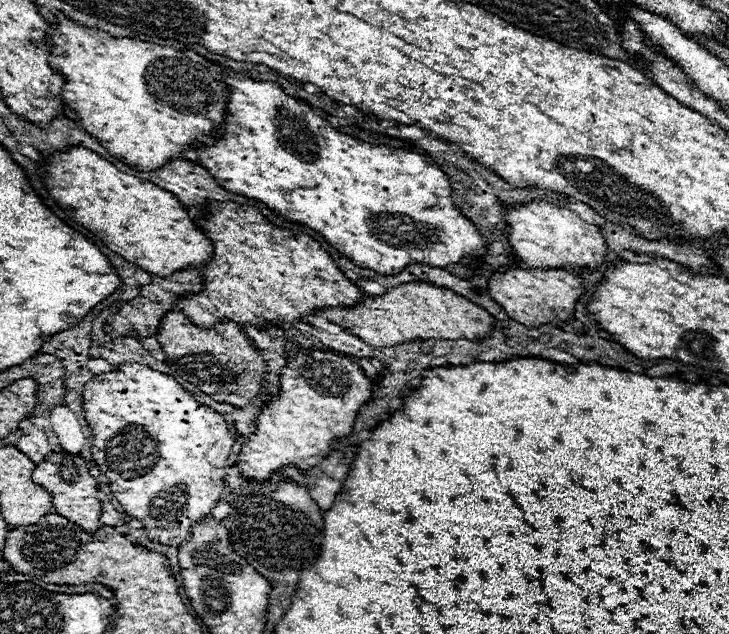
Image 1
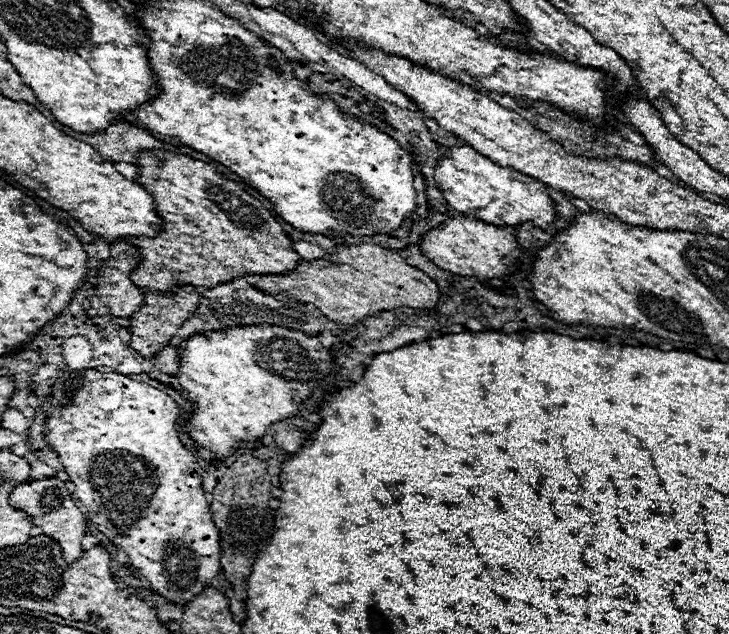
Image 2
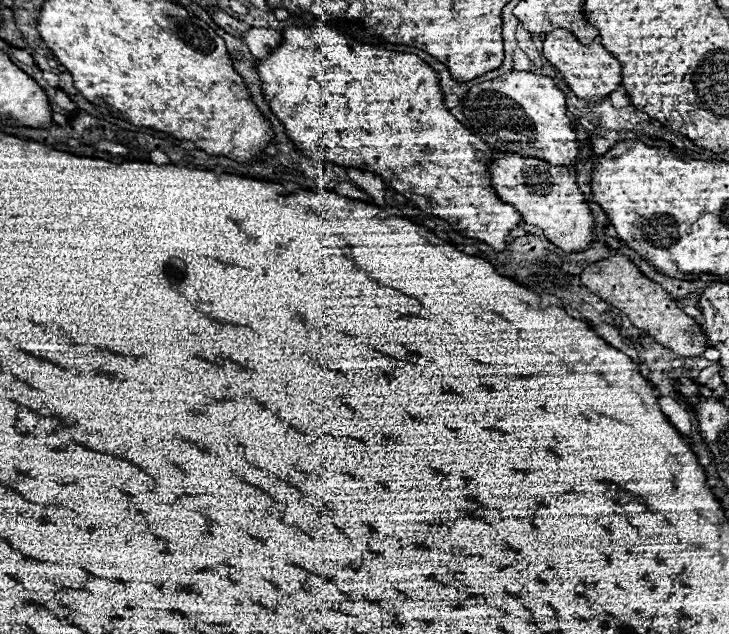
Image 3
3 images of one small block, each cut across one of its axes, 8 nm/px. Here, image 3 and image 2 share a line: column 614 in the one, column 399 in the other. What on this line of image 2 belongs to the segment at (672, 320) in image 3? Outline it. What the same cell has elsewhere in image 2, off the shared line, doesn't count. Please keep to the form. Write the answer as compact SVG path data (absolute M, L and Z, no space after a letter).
M372 244L338 246L338 254L324 260L302 260L290 274L246 276L244 280L266 294L290 296L298 302L314 304L326 318L340 324L358 324L366 316L402 306L432 310L440 300L440 288L428 274L408 266L400 254Z

